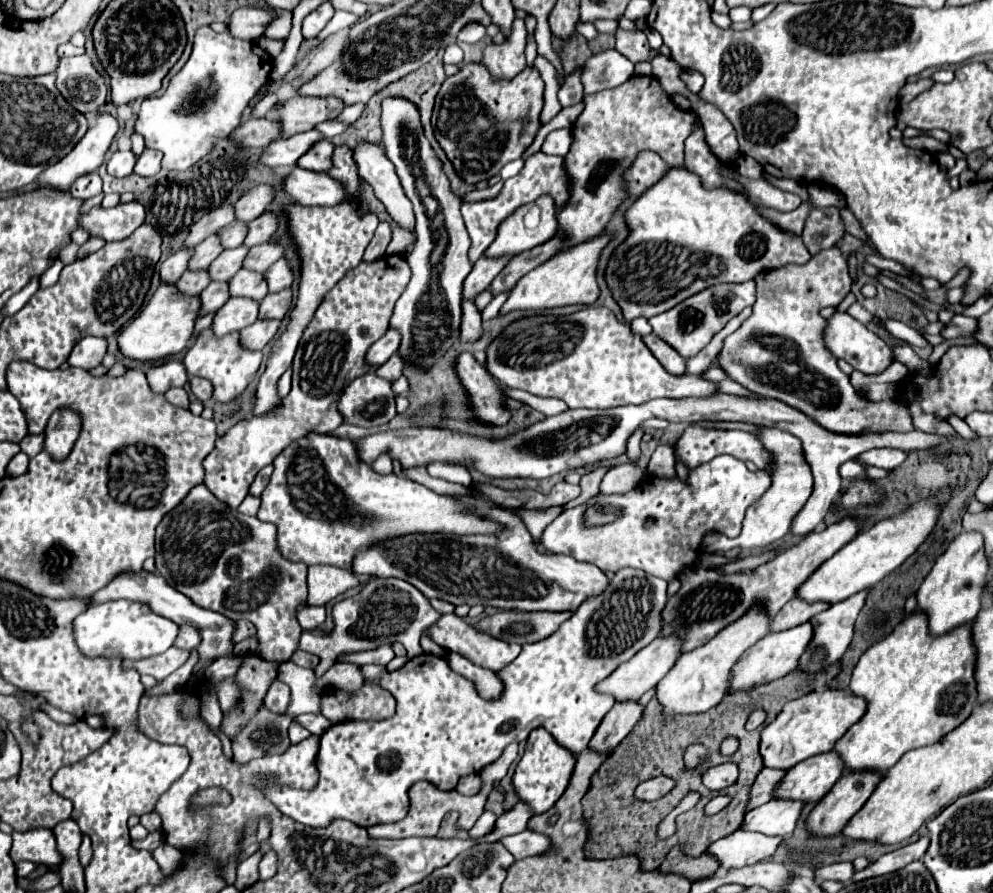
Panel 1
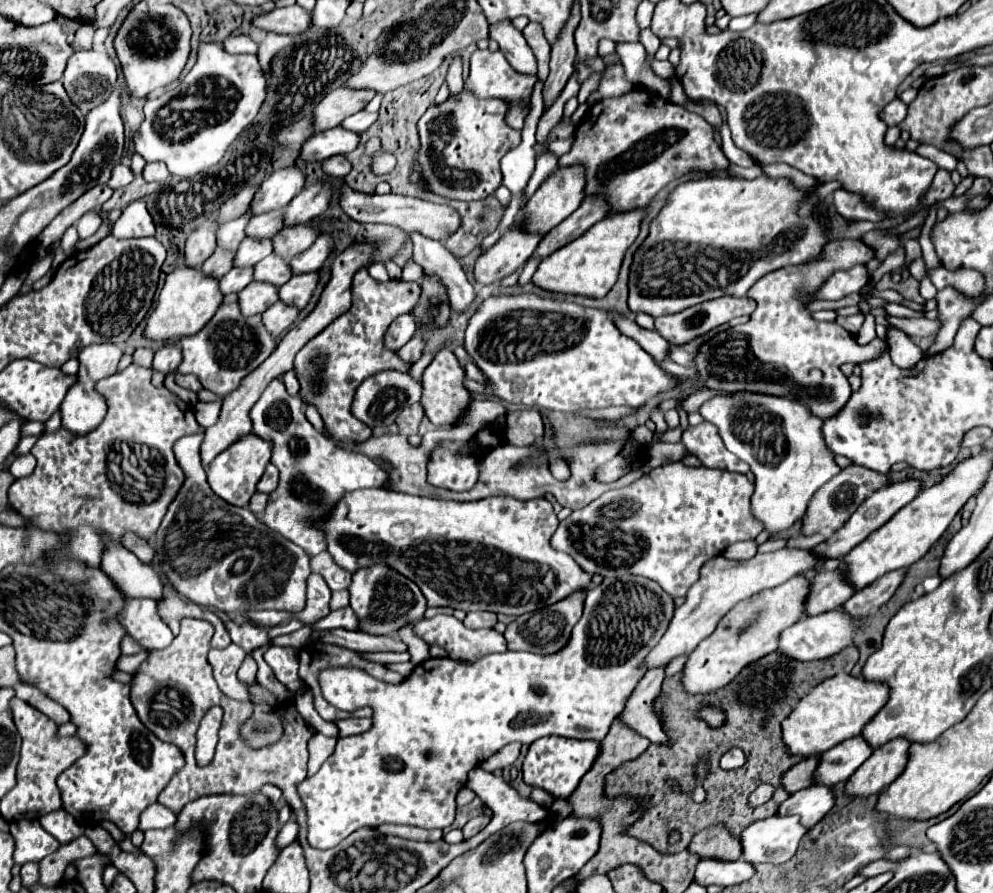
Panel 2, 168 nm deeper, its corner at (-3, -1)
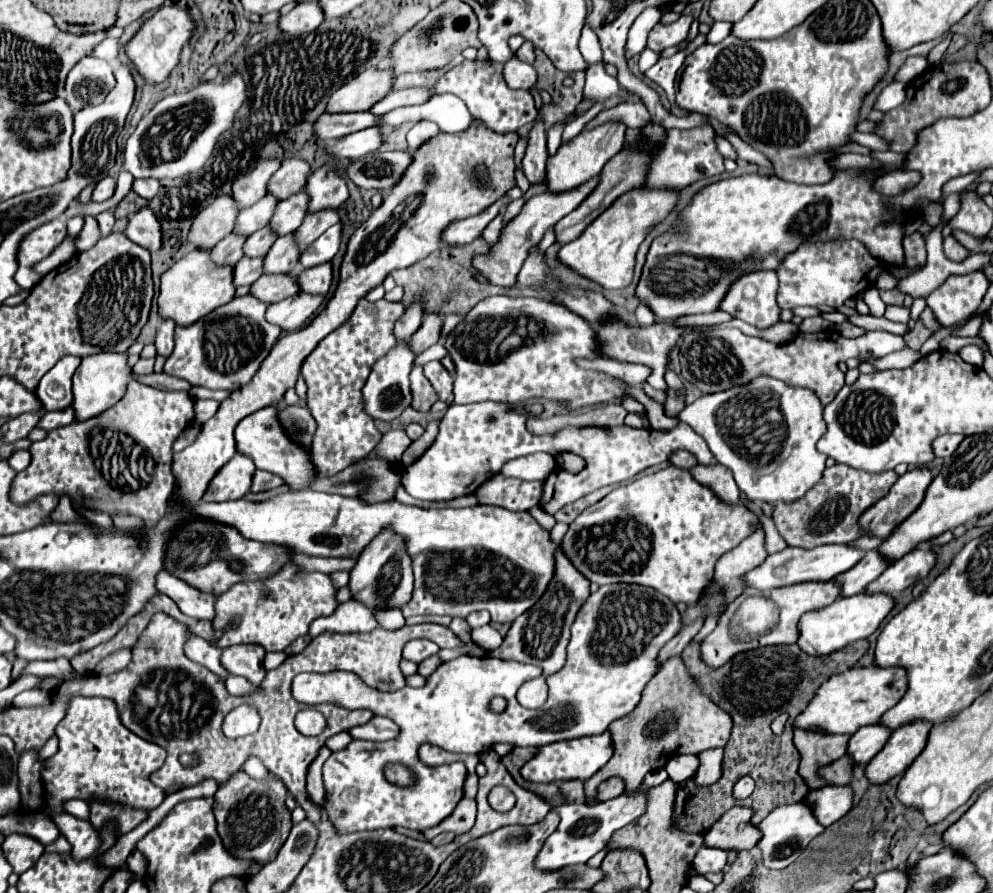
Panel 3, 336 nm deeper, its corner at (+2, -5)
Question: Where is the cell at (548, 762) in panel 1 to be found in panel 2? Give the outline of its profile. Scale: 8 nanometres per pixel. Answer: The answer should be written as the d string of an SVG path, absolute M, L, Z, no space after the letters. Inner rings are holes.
M541 737L531 743L525 761L523 761L523 779L531 787L539 787L547 791L553 799L567 799L575 787L579 785L581 777L589 771L595 757L599 753L597 741L577 741L565 737Z

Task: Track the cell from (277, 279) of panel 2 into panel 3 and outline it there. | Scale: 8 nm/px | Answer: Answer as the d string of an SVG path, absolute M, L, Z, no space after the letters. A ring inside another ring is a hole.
M294 233L278 237L264 259L264 273L296 273L300 253L302 251L294 239Z

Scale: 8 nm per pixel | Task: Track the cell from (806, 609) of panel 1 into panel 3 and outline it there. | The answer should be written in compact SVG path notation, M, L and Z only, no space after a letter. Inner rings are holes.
M876 549L874 551L868 551L864 553L862 561L852 567L850 571L842 573L840 577L836 577L836 581L842 585L842 593L844 597L850 597L850 595L856 595L856 593L862 593L868 583L872 583L876 577L882 575L882 571L890 565L888 559L884 559Z

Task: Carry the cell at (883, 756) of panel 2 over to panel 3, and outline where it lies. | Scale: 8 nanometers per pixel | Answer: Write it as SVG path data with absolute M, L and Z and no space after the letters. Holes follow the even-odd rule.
M924 721L898 727L884 745L884 749L868 763L866 769L868 781L880 785L904 773L912 765L912 761L922 753L930 729L932 723L924 723Z

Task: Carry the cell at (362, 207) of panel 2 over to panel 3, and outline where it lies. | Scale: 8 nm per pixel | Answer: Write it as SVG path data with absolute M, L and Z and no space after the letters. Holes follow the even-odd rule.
M504 195L502 199L498 199L496 203L492 203L488 209L484 209L480 215L462 219L462 221L454 221L446 227L446 231L442 233L442 243L472 243L474 239L482 237L482 231L488 227L488 223L502 211L504 205L510 203L510 197Z

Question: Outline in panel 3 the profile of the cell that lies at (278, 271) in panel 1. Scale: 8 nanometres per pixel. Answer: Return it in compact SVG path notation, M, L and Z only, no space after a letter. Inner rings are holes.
M334 225L332 229L326 229L312 245L308 245L304 251L302 251L302 257L300 257L300 263L302 267L316 267L316 265L322 265L326 261L330 261L338 249L340 249L340 239L342 239L342 225Z

